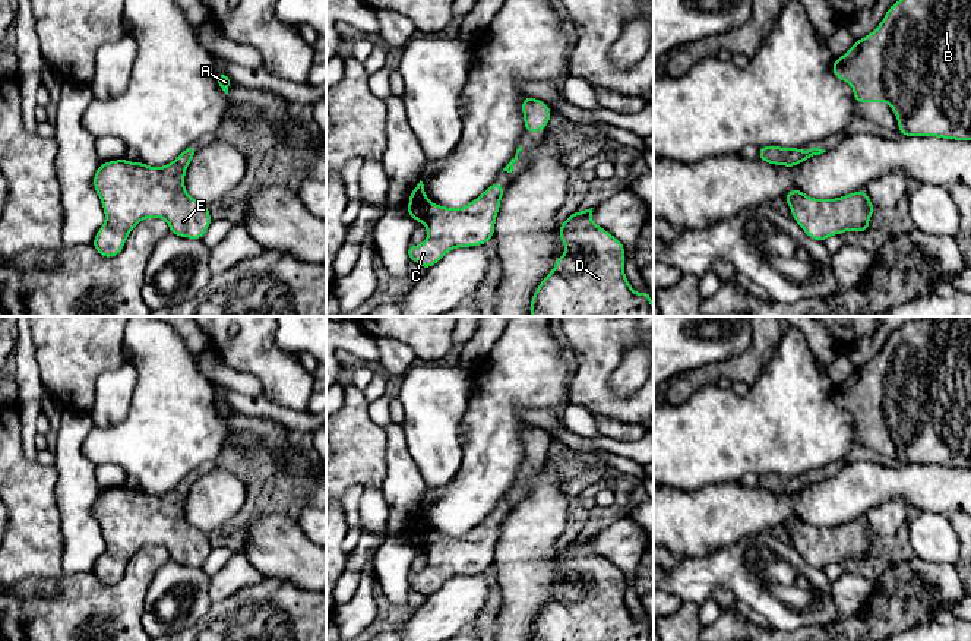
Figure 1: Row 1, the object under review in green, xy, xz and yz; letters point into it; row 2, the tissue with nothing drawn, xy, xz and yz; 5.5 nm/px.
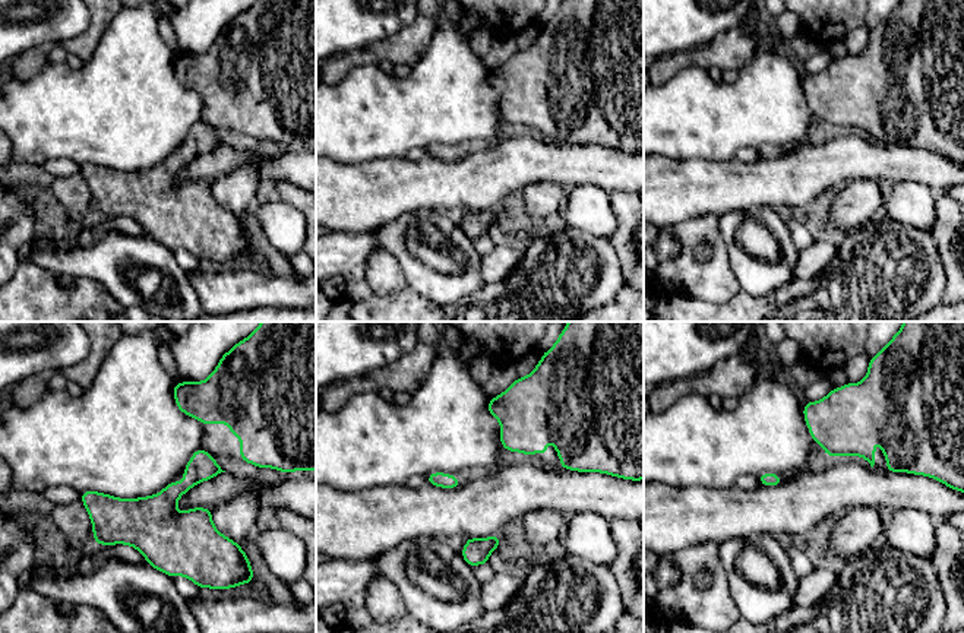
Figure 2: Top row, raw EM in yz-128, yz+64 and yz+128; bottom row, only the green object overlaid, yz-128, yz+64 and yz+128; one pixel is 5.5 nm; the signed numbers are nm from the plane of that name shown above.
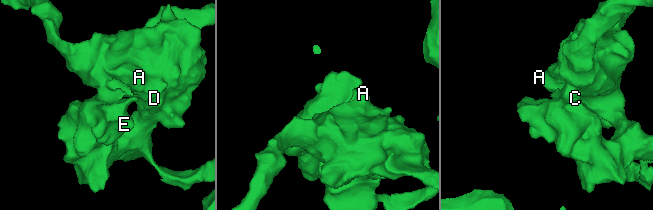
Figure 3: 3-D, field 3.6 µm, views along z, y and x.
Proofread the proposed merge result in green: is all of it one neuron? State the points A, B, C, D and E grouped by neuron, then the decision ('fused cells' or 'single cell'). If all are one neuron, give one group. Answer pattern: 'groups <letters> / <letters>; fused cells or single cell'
groups A B C D E; single cell

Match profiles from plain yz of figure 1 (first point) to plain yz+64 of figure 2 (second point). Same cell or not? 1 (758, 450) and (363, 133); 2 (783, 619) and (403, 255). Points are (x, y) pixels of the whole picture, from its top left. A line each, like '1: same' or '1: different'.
1: same
2: same

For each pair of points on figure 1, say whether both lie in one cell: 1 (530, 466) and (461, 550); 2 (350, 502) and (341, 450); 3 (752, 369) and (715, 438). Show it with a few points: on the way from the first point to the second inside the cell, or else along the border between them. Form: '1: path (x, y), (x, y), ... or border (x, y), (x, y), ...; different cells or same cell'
1: path (521, 488), (483, 533); same cell
2: border (364, 488), (350, 486), (341, 496); different cells
3: border (769, 357), (769, 362), (749, 387); different cells

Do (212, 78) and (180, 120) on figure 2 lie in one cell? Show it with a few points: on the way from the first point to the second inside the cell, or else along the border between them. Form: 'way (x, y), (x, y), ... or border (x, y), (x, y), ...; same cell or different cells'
border (174, 72), (201, 97), (201, 119), (192, 129); different cells

